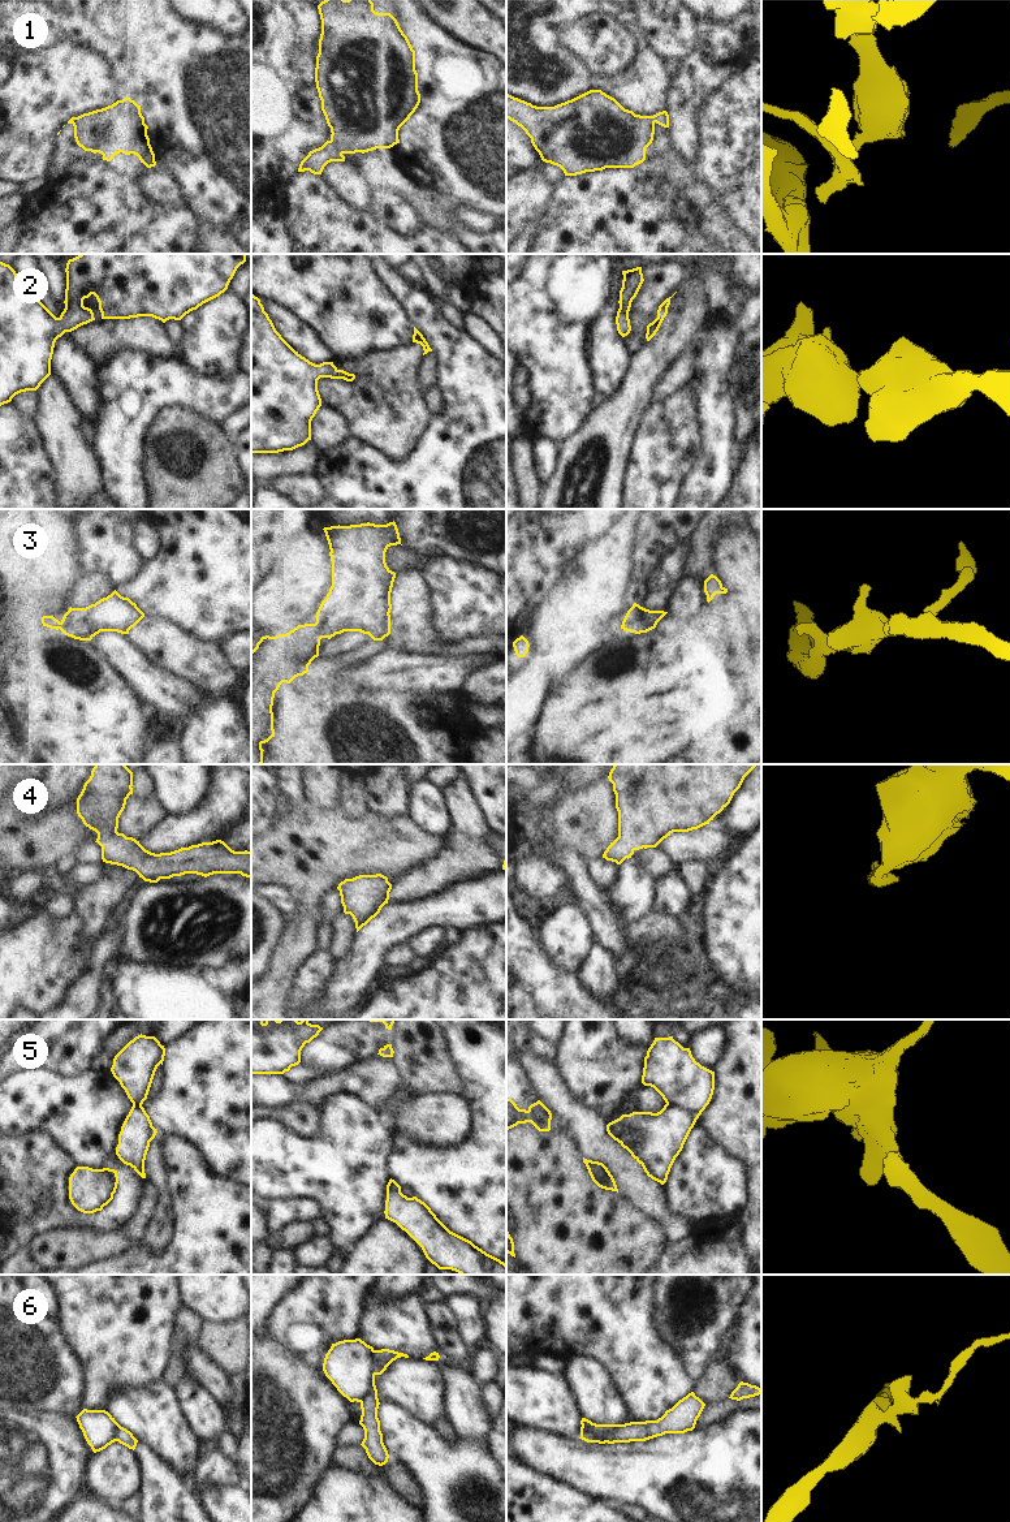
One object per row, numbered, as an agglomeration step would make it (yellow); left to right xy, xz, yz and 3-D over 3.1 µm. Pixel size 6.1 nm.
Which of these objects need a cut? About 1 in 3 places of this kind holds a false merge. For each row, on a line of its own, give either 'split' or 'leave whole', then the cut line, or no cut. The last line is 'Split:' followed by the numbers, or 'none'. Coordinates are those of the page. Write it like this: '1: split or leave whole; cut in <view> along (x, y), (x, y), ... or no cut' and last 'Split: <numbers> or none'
1: leave whole; no cut
2: leave whole; no cut
3: leave whole; no cut
4: leave whole; no cut
5: split; cut in yz along (667, 1103), (682, 1107), (695, 1120)
6: split; cut in yz along (620, 1425), (609, 1428), (600, 1436), (587, 1434), (585, 1440)
Split: 5, 6

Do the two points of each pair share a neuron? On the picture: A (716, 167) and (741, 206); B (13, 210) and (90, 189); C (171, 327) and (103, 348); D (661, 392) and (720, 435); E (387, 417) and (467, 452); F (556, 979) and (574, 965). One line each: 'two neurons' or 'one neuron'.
A: one neuron
B: two neurons
C: two neurons
D: two neurons
E: two neurons
F: two neurons

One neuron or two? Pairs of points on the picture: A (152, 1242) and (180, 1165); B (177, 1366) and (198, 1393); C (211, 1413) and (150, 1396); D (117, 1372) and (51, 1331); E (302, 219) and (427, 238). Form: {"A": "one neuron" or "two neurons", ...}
{"A": "two neurons", "B": "two neurons", "C": "two neurons", "D": "two neurons", "E": "one neuron"}

